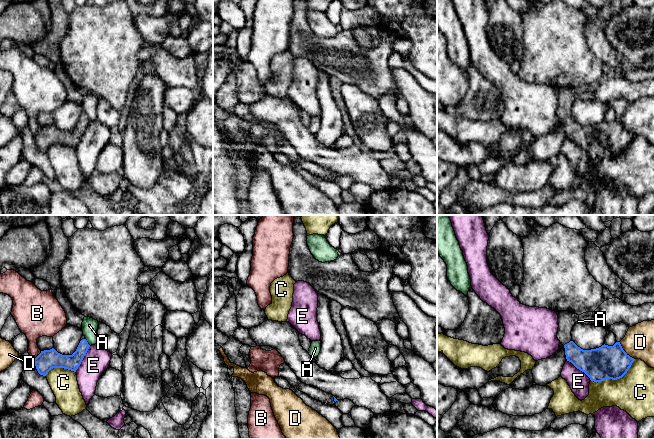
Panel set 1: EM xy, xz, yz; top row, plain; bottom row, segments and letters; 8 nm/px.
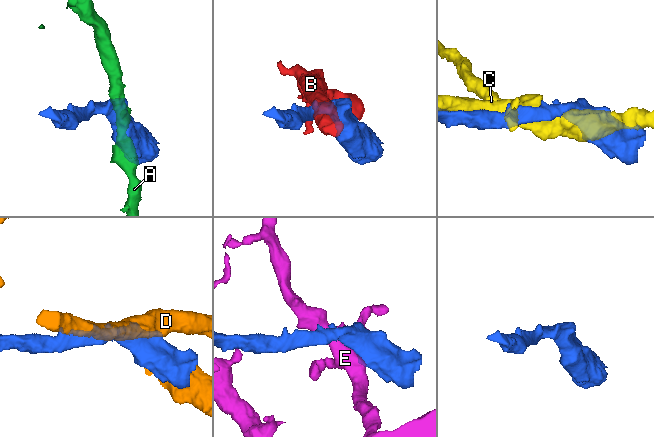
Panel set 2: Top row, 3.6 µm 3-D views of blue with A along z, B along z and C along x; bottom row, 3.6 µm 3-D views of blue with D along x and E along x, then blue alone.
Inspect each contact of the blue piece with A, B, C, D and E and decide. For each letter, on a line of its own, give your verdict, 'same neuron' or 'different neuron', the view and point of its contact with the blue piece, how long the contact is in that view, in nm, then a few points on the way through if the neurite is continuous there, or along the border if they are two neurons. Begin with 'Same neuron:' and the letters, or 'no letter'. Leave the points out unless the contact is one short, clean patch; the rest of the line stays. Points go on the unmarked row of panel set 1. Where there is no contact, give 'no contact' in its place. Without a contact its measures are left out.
Same neuron: no letter
A: different neuron | xy (87, 118) | 70 nm | along xy (85, 115), (90, 121)
B: different neuron | xy (38, 131) | 90 nm | along xy (41, 127), (34, 134)
C: different neuron | yz (615, 155) | 400 nm
D: different neuron | yz (624, 127) | 190 nm
E: different neuron | xy (82, 135) | 240 nm

